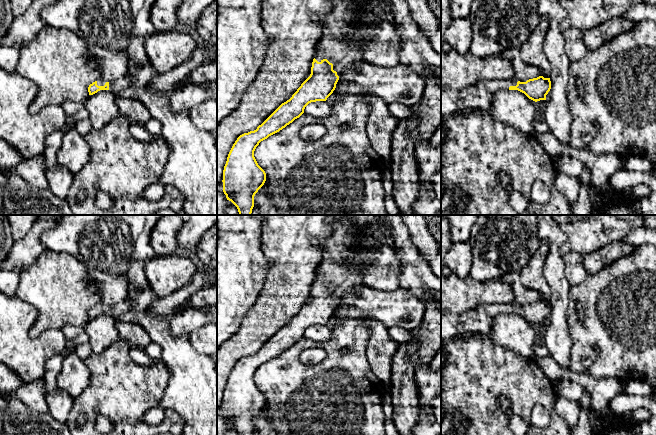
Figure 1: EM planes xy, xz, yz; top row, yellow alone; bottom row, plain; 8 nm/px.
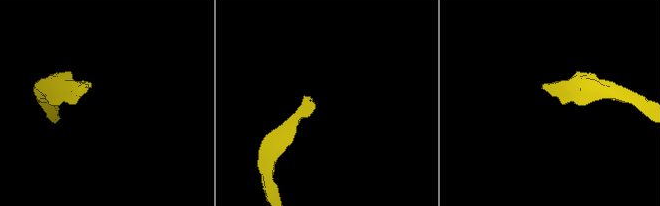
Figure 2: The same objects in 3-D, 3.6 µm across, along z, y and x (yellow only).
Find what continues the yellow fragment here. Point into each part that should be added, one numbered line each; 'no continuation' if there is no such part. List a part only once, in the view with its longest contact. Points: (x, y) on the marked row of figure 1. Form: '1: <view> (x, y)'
1: xz (342, 53)

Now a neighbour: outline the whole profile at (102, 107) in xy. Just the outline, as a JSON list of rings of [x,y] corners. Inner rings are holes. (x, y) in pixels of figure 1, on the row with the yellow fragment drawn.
[[[100,90],[90,95],[84,102],[93,129],[101,129],[113,119],[121,116],[115,97],[116,94],[110,90]]]

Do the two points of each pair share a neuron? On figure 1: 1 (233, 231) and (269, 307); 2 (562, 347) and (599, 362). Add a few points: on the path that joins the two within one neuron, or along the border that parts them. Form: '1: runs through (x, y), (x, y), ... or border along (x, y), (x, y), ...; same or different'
1: border along (266, 266), (261, 290), (249, 310); different
2: border along (567, 327), (570, 333), (569, 367); different

